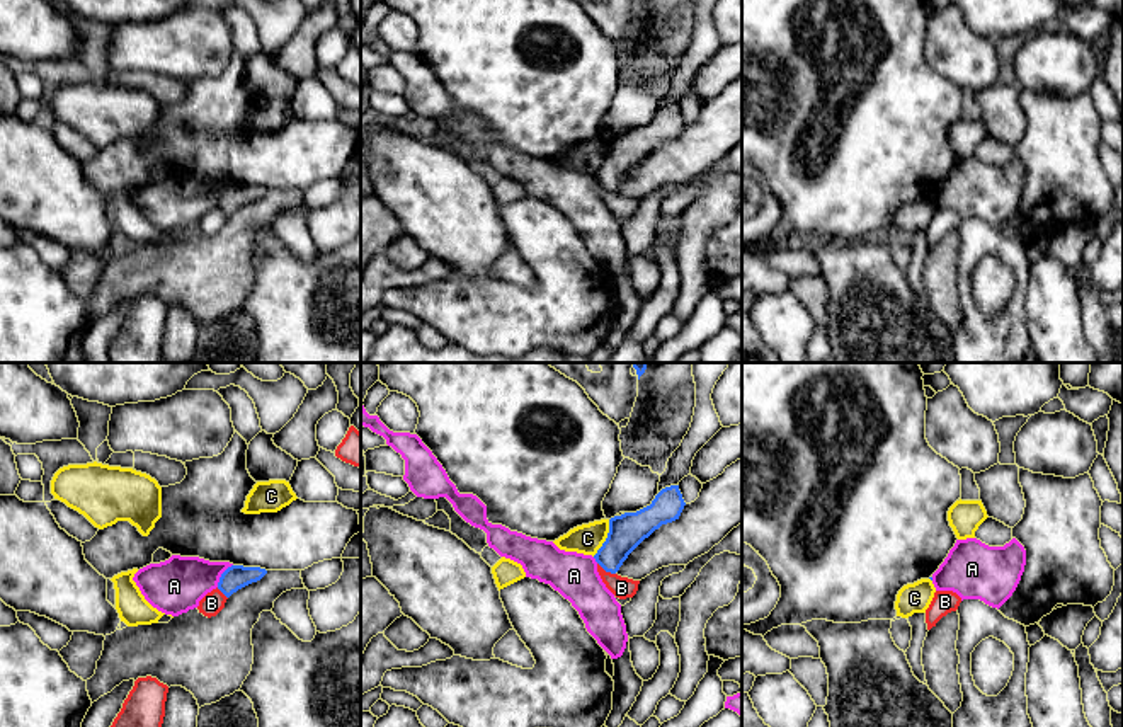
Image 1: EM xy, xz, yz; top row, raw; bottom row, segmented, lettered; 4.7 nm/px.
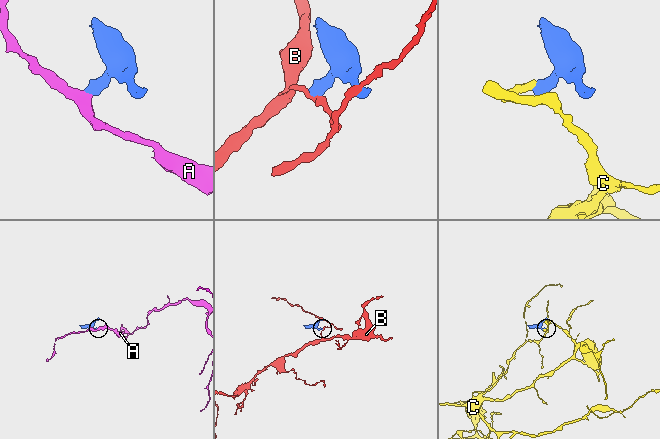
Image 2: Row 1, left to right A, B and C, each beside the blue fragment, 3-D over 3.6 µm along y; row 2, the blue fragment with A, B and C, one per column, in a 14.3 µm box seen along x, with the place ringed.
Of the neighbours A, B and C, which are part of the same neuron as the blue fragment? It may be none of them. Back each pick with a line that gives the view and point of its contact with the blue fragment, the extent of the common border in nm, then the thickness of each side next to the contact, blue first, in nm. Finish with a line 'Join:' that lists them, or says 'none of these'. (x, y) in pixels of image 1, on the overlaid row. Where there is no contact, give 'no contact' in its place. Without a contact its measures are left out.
Join: none of these

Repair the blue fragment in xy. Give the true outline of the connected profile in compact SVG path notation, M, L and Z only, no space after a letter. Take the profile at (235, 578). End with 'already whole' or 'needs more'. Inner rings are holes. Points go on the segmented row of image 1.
M231 565L221 574L218 589L230 598L238 589L260 581L265 574L267 570L260 567Z | already whole

